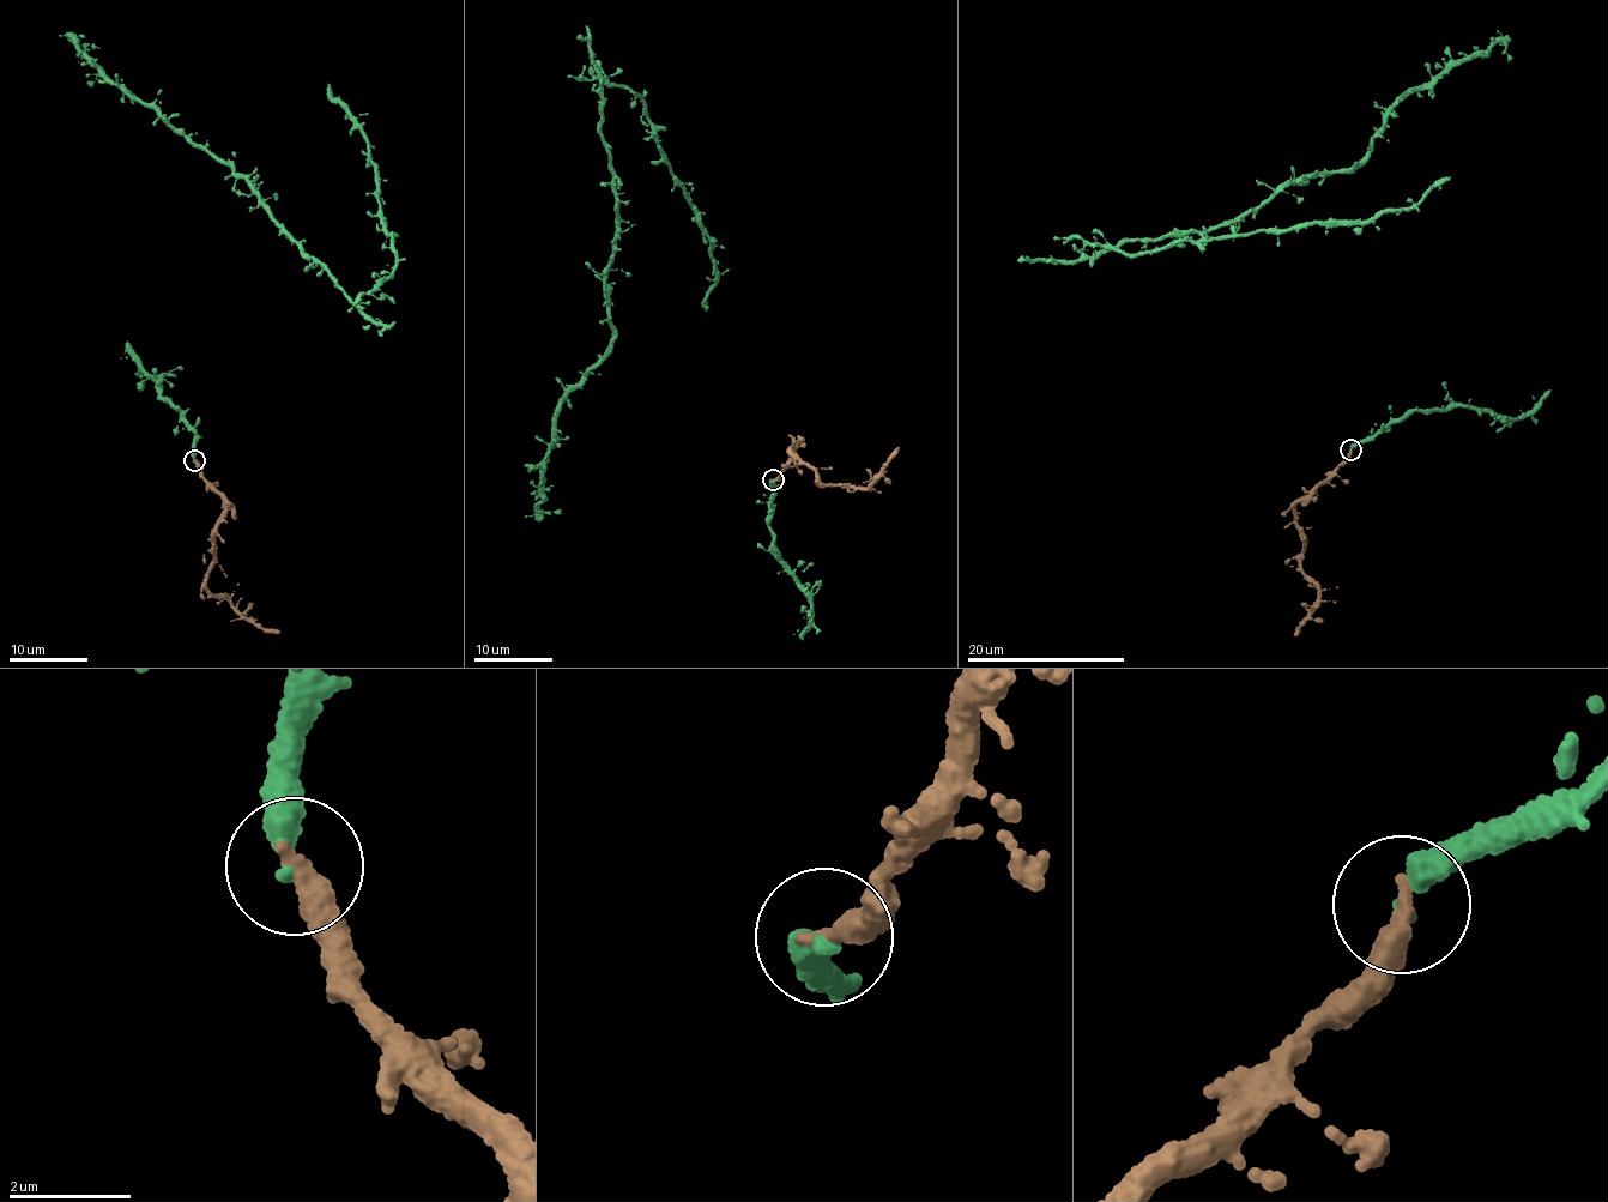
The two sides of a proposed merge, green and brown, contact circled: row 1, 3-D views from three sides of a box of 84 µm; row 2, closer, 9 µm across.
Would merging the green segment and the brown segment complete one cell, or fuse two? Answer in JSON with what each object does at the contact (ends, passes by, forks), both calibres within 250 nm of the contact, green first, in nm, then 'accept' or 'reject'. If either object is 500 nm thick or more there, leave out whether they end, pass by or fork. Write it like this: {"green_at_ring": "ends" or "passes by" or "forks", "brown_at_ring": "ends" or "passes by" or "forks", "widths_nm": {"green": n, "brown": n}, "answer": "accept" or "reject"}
{"green_at_ring": "ends", "brown_at_ring": "ends", "widths_nm": {"green": 360, "brown": 400}, "answer": "accept"}

